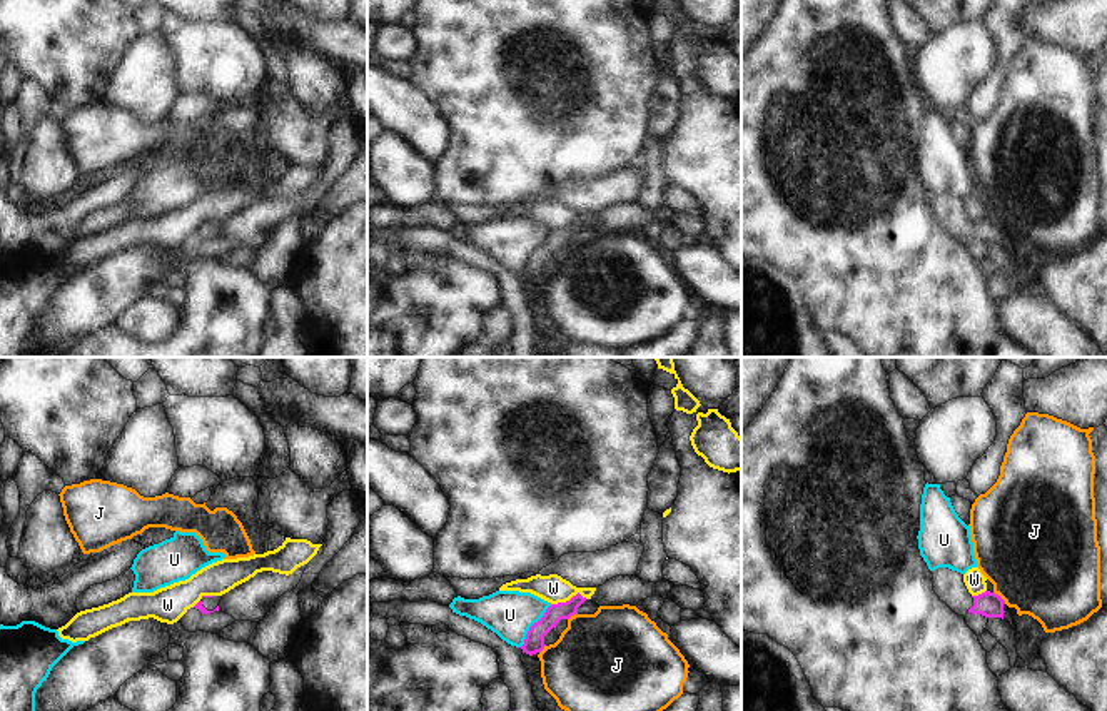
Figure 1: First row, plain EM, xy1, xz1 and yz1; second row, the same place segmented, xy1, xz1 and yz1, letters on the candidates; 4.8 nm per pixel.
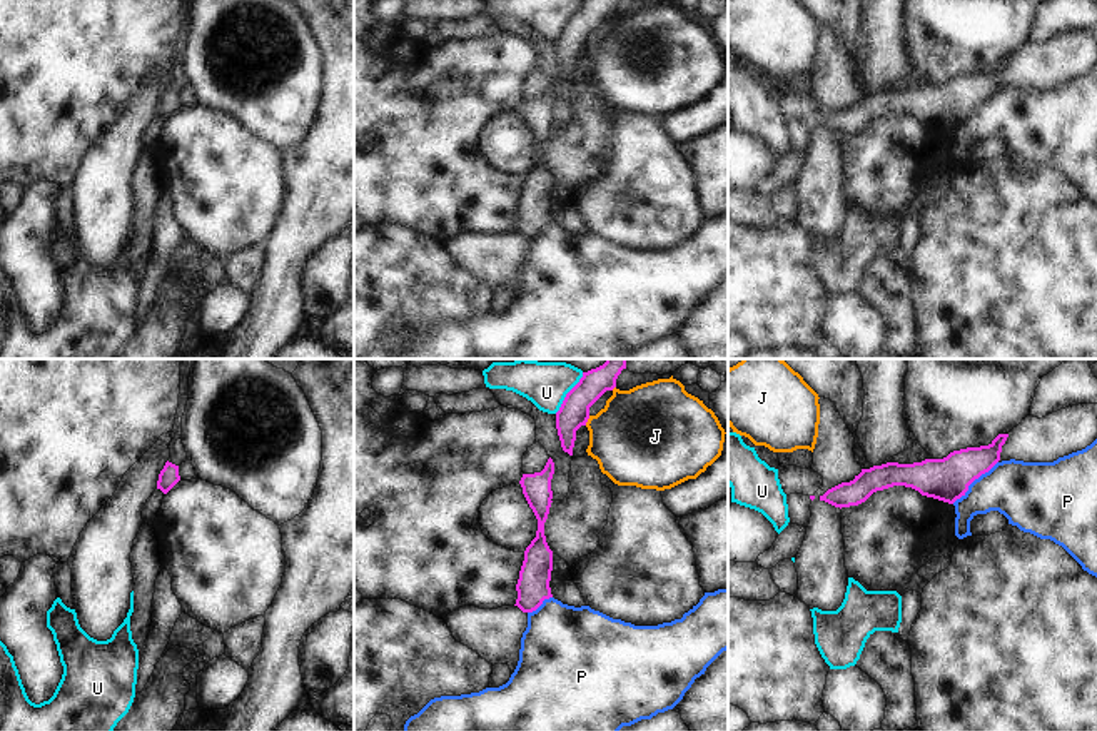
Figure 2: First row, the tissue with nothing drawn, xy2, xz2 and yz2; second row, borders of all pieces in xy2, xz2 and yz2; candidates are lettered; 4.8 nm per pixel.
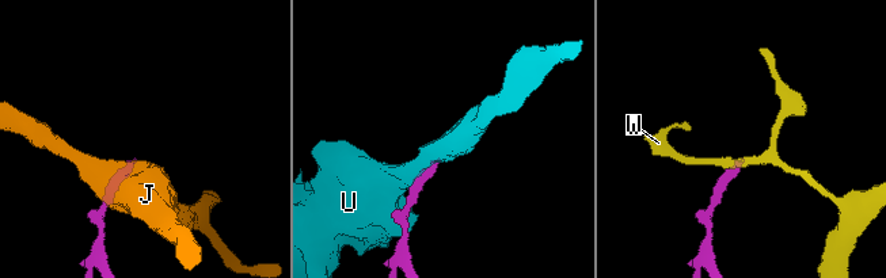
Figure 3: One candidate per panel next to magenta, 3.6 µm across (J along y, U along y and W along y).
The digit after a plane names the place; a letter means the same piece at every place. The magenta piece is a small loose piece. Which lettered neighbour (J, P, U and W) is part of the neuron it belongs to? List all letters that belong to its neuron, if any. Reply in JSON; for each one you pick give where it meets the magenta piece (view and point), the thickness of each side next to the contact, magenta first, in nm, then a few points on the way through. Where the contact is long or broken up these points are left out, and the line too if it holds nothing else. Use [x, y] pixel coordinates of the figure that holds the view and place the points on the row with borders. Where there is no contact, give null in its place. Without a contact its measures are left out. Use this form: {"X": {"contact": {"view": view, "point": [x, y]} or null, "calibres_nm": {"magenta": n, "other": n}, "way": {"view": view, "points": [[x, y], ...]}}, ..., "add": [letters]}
{"add": []}

